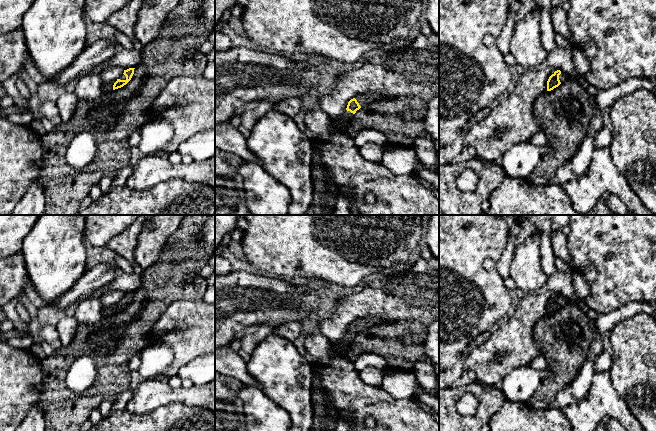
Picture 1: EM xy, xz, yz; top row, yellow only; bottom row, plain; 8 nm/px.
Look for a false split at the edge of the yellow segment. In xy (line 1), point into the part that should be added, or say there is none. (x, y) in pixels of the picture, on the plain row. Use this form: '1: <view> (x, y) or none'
1: xy (108, 310)

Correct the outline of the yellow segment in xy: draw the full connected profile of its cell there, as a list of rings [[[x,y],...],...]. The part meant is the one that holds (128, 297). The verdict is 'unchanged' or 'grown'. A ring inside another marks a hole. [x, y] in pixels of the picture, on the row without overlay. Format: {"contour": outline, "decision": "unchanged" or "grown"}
{"contour": [[[135,292],[124,294],[124,297],[117,303],[105,308],[102,308],[102,316],[112,315],[126,309],[132,302]]], "decision": "grown"}

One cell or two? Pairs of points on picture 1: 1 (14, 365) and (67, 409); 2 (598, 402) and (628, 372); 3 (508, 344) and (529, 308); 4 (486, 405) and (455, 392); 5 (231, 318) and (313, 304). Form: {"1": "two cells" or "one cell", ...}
{"1": "two cells", "2": "two cells", "3": "one cell", "4": "one cell", "5": "one cell"}

